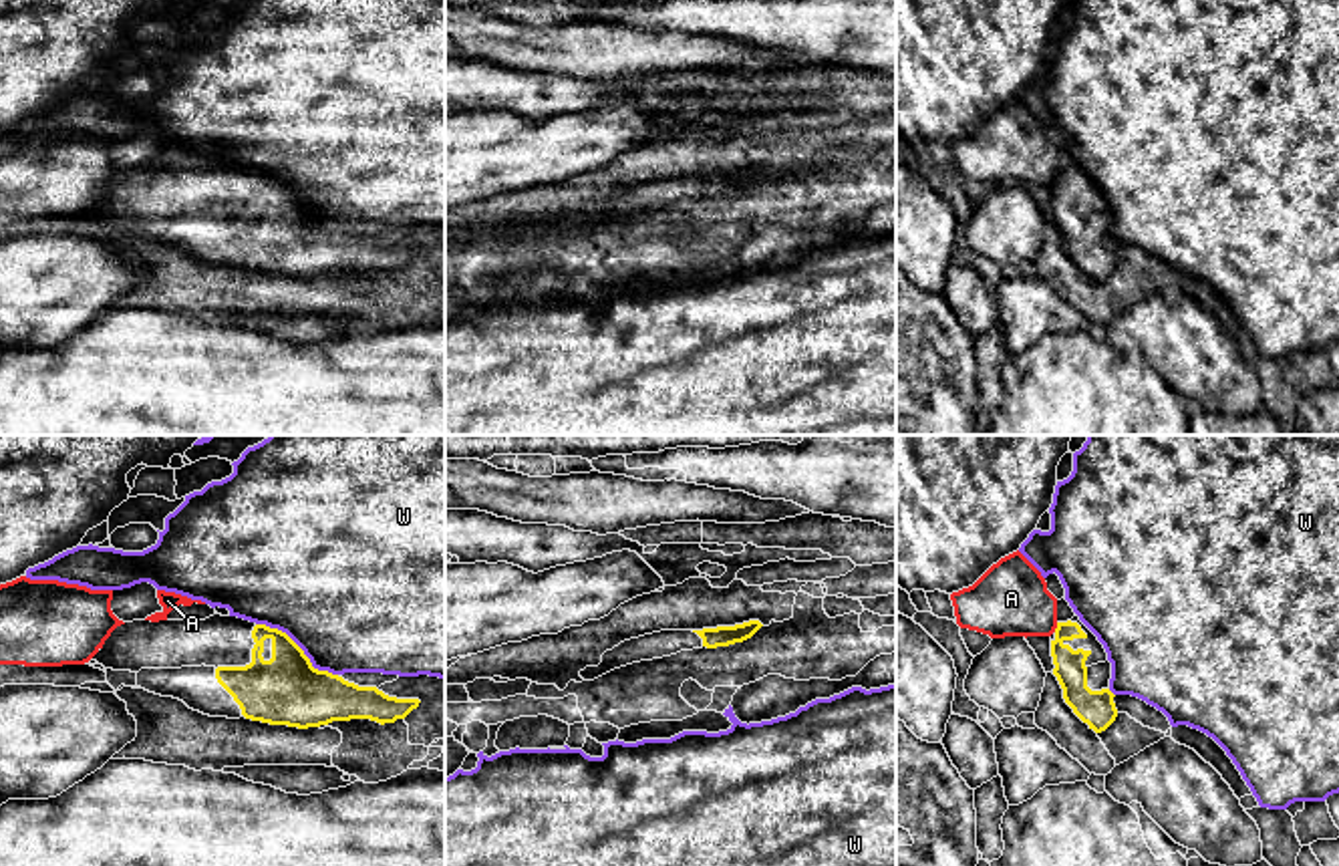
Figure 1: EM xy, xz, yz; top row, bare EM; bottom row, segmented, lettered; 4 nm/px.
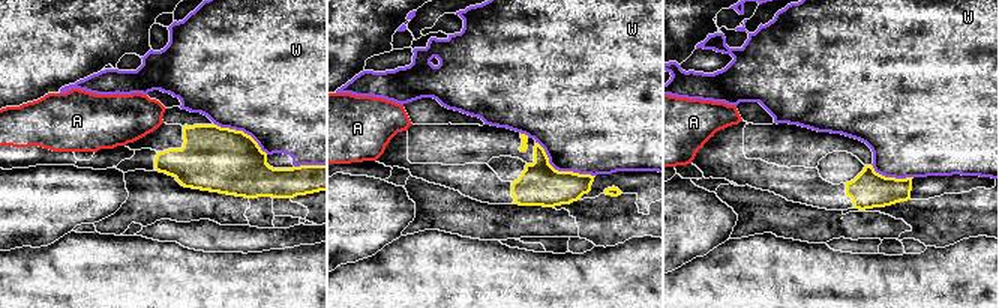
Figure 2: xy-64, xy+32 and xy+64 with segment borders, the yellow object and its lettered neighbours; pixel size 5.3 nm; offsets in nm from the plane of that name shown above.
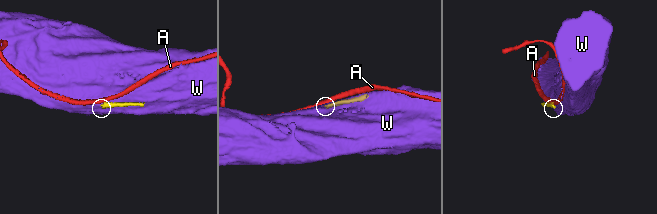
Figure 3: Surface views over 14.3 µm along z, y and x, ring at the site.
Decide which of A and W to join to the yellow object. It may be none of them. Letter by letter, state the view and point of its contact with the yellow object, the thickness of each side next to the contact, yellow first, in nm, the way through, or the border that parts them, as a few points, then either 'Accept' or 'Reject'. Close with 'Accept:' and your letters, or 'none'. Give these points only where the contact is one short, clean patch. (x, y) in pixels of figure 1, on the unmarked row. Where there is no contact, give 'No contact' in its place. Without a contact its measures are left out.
A: Touches yellow at yz (1058, 176). Thickness 130 nm (yellow) against 300 nm. Boundary: yz (1058, 172), (1054, 180). Reject
W: Touches yellow at xy (299, 196). Thickness 280 nm (yellow) against 500 nm. Reject
Accept: none

